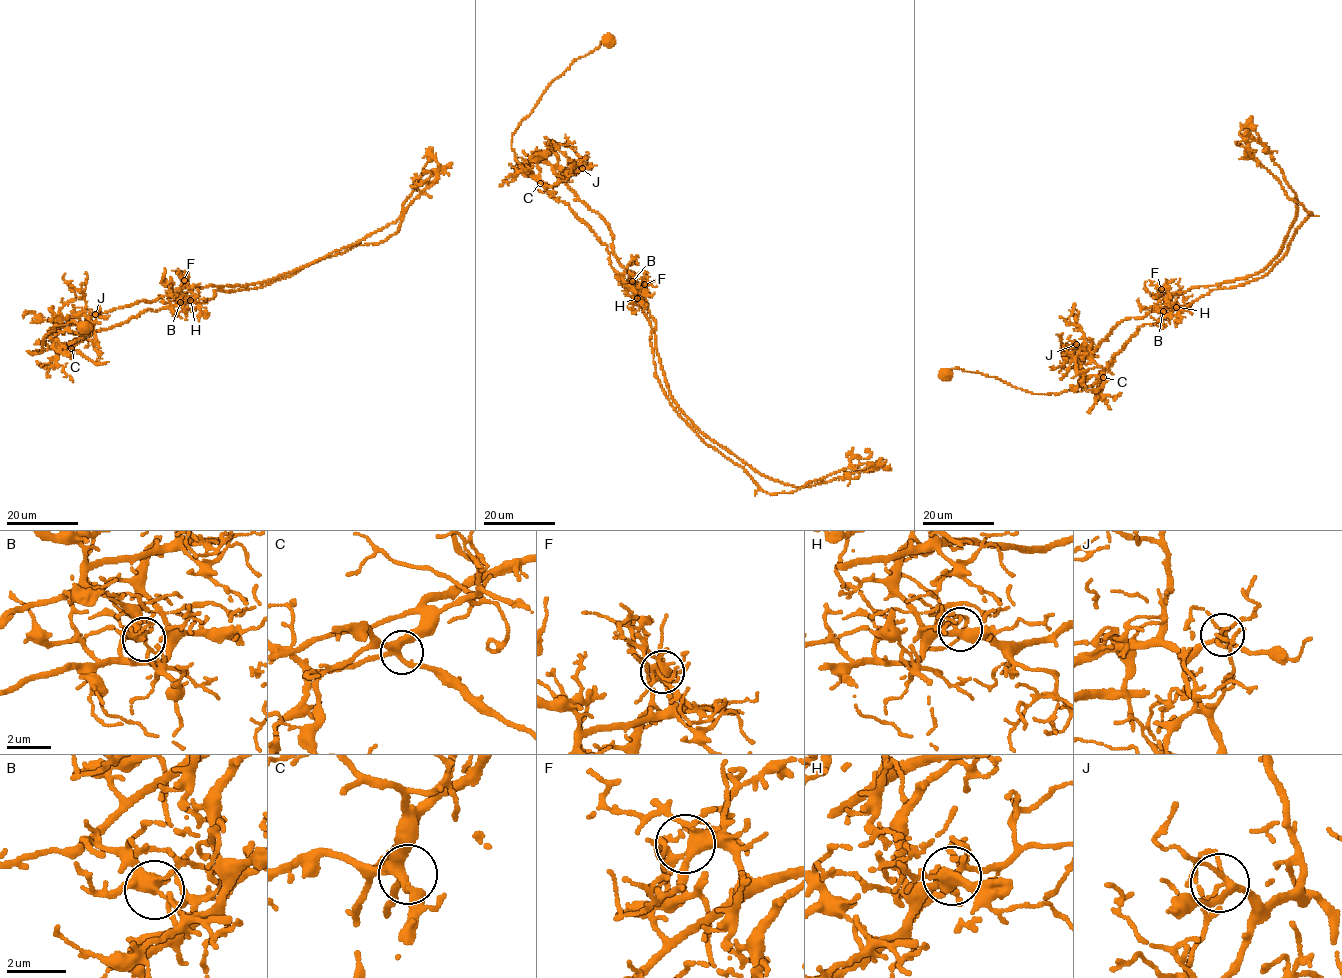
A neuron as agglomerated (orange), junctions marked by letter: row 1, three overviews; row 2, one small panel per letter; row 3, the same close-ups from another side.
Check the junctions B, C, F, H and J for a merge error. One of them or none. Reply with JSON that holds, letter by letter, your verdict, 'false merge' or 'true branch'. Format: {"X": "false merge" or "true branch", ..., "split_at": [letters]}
{"B": "false merge", "C": "true branch", "F": "true branch", "H": "true branch", "J": "true branch", "split_at": ["B"]}

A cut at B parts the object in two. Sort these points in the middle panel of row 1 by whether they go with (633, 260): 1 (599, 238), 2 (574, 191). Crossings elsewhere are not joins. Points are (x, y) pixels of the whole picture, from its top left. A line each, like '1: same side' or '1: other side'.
1: other side
2: same side

